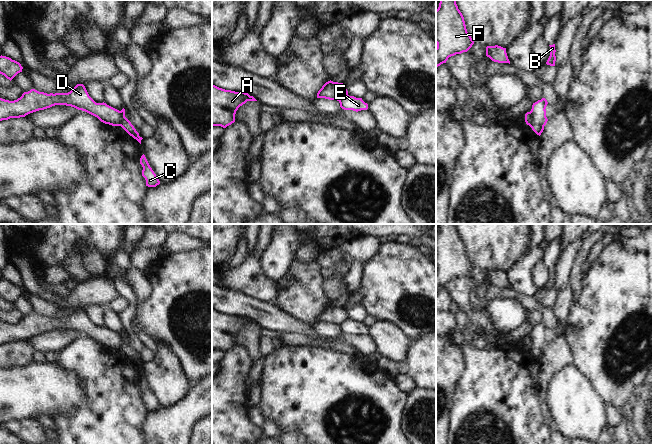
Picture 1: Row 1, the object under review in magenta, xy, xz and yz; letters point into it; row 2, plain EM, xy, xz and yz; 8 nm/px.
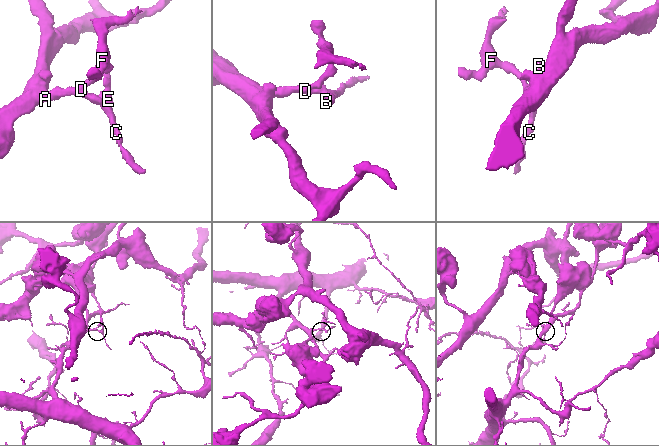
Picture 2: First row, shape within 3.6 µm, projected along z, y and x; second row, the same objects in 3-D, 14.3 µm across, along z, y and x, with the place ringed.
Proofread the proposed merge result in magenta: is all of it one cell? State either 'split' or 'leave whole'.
split

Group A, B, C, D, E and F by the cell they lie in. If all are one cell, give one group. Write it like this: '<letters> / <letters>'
A D F / B C E

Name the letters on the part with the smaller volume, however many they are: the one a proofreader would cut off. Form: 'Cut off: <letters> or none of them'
Cut off: B, C, E.

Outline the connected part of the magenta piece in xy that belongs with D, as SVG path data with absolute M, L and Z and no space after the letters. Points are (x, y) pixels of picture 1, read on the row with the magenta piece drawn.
M77 84L68 93L47 94L31 89L14 101L0 98L0 121L25 117L30 113L55 105L66 105L85 111L97 117L101 122L112 126L121 126L122 123L121 112L104 102L96 103L83 84Z

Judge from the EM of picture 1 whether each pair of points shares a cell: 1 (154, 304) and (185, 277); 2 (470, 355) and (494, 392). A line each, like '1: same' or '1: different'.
1: same
2: same

